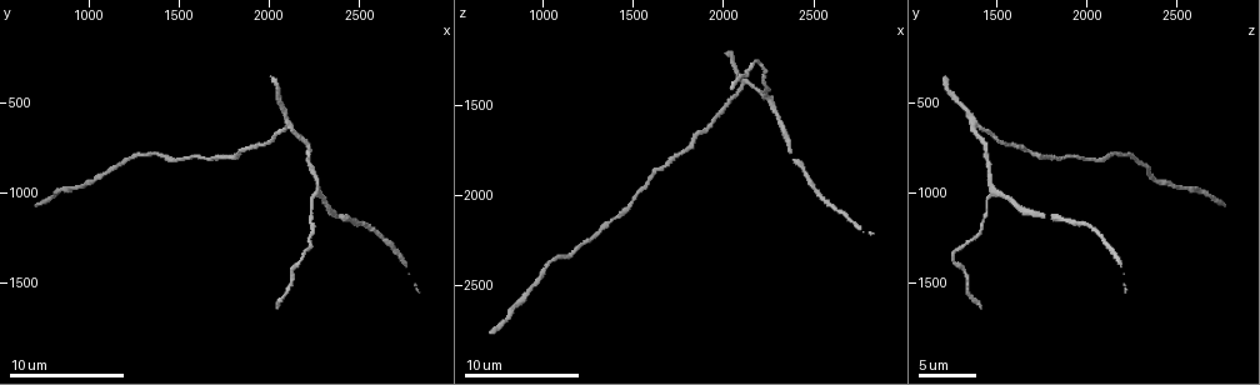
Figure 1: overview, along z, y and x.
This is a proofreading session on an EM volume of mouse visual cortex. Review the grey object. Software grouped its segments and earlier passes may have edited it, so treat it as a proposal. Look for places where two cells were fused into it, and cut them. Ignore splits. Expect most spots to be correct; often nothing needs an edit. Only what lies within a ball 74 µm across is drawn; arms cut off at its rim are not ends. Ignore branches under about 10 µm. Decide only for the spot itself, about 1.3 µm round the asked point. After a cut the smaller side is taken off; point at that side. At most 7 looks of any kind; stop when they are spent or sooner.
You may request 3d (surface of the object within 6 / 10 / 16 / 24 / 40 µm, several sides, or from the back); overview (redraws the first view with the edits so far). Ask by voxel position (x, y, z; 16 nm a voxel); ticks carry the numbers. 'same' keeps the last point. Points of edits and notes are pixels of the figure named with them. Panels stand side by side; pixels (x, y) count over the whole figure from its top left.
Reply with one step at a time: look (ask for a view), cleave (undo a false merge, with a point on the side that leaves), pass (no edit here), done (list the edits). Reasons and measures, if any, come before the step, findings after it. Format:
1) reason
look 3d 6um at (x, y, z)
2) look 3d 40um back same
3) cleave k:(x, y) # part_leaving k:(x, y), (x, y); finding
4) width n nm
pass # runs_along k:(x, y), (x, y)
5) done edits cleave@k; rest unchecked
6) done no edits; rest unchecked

look 3d 16um at (1980, 720, 1540)

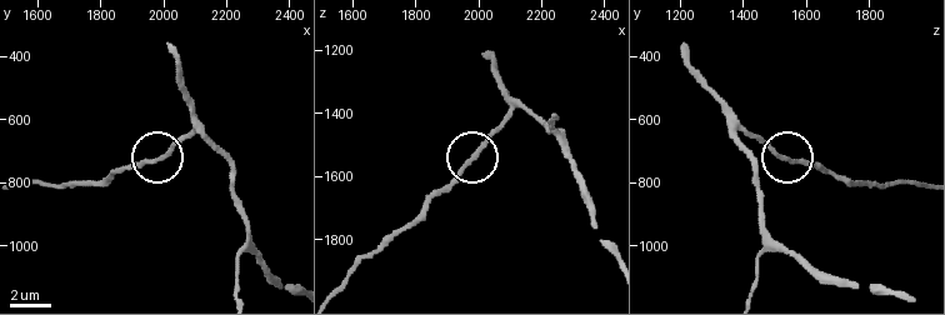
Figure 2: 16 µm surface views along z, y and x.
from behind
look 3d 16um back at (1970, 730, 1570)

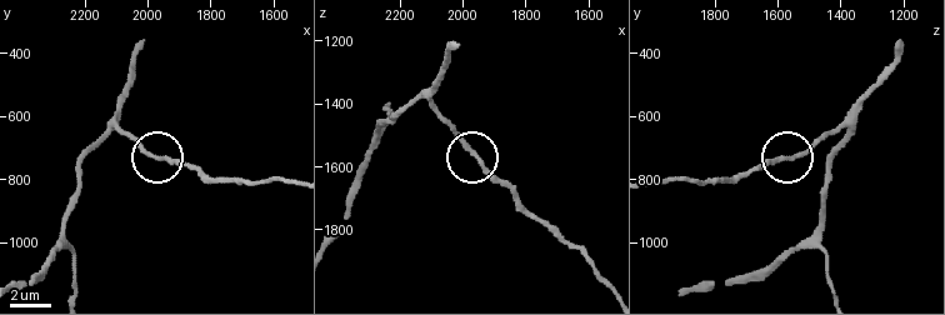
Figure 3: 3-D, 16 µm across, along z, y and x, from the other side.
pass # all the same cell

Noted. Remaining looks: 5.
thin arm on a thick one
look 3d 10um at (2260, 1000, 1480)

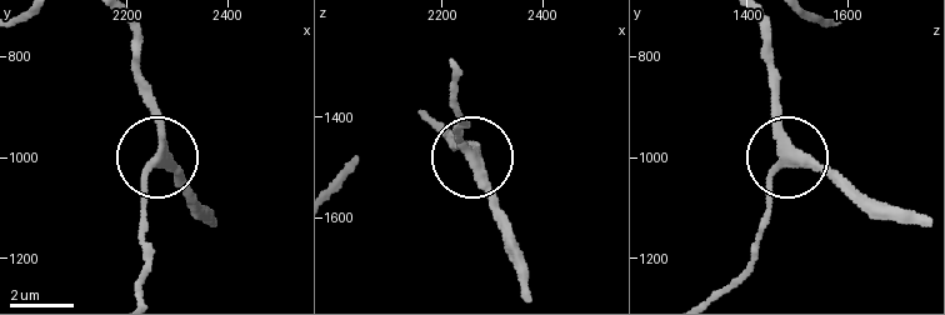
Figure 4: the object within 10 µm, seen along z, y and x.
width 280 nm
pass # runs_along 4:(759, 23), (783, 128), (783, 160), (761, 230); one cell here

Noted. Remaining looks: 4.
narrows sharply
look 3d 6um at (2400, 1120, 1820)

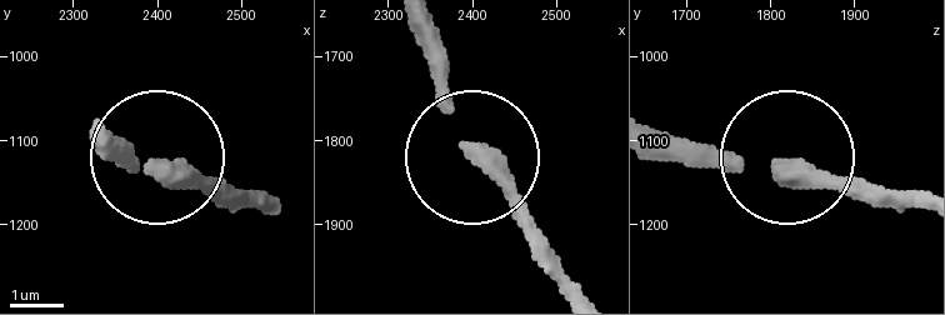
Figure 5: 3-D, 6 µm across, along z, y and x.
pass # runs_along 5:(106, 129), (138, 155), (236, 191); all the same cell

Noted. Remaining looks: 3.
done no edits; rest unchecked

